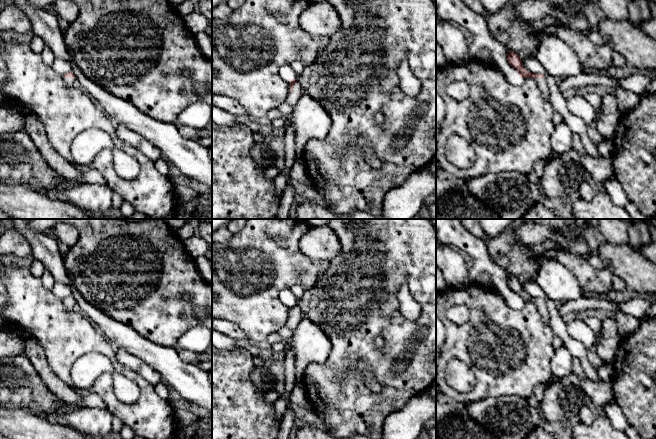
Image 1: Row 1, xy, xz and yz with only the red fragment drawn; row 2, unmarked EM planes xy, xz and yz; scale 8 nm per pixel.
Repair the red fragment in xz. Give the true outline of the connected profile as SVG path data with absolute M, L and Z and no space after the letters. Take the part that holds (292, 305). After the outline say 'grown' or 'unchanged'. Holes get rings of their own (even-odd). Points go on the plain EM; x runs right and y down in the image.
M290 303L290 316L286 326L291 330L294 330L302 318L303 314L299 307L295 303Z | grown

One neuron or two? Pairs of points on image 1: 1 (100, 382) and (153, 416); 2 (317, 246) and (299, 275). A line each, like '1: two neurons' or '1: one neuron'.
1: one neuron
2: two neurons

